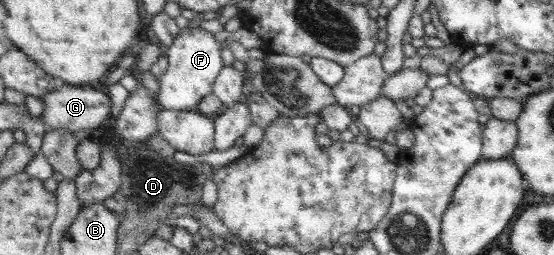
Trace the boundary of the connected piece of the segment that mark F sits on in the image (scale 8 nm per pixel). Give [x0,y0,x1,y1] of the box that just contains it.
[155,27,225,111]

